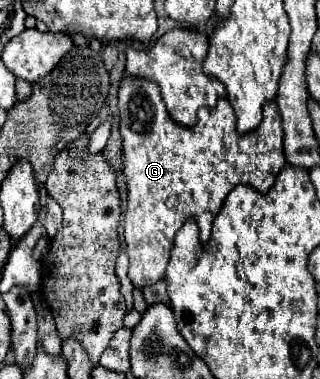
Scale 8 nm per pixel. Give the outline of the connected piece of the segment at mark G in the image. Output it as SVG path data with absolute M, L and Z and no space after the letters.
M144 77L124 79L118 93L120 133L124 139L124 175L128 183L128 211L124 217L124 241L130 257L130 281L134 287L148 287L164 279L176 231L190 219L200 227L200 241L210 239L212 221L218 215L226 195L236 185L248 185L260 193L268 193L278 171L286 165L282 149L282 119L274 101L264 105L264 119L256 131L240 135L234 125L234 111L226 99L218 99L216 107L198 110L198 127L188 129L174 123L166 111L160 89Z

